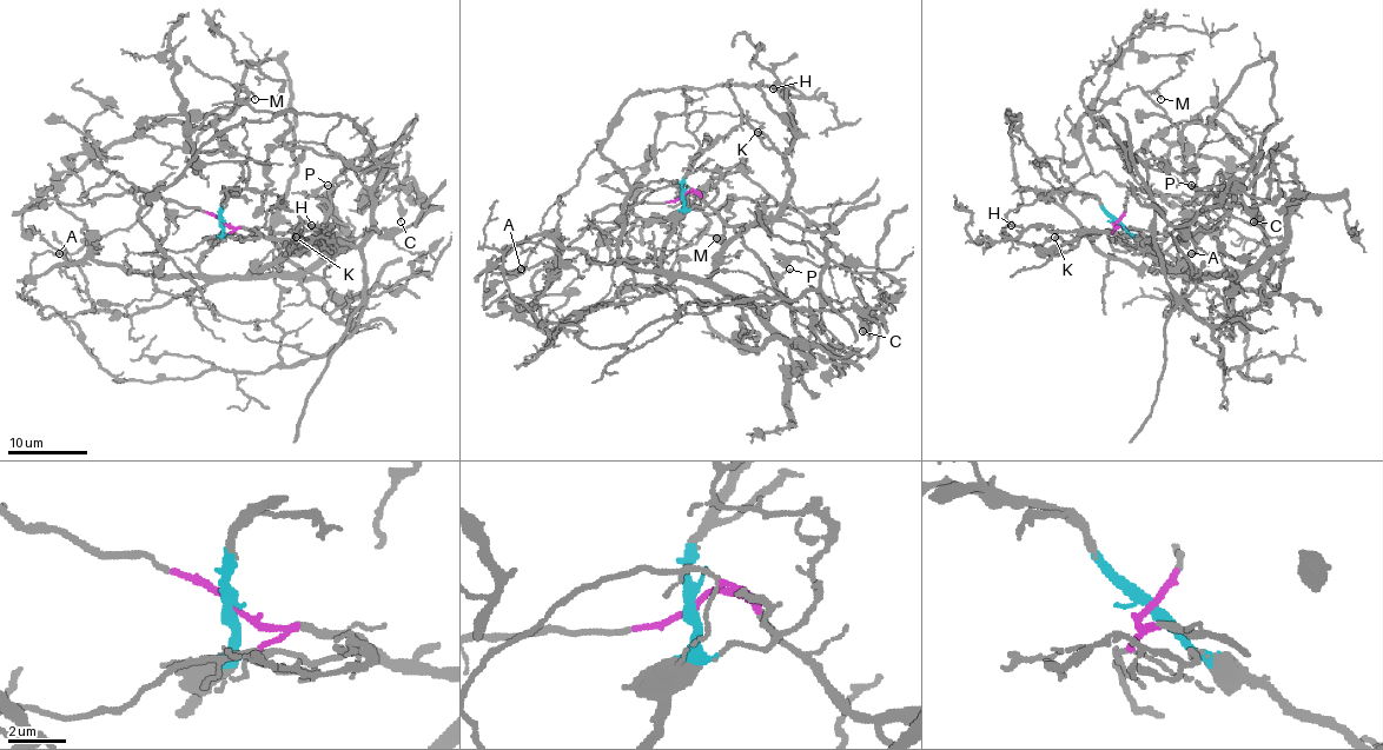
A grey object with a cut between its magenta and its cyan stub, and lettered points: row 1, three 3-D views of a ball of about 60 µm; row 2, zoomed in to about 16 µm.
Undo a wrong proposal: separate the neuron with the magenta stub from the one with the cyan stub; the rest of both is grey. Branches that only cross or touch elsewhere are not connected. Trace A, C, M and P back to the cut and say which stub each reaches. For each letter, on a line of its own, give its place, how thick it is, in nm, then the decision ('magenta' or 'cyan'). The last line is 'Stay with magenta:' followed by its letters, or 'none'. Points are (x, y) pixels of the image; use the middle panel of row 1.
A: place (521, 269); calibre 100 nm; cyan
C: place (862, 331); calibre 240 nm; magenta
M: place (716, 238); calibre 130 nm; magenta
P: place (789, 269); calibre 160 nm; magenta
Stay with magenta: C, M, P

